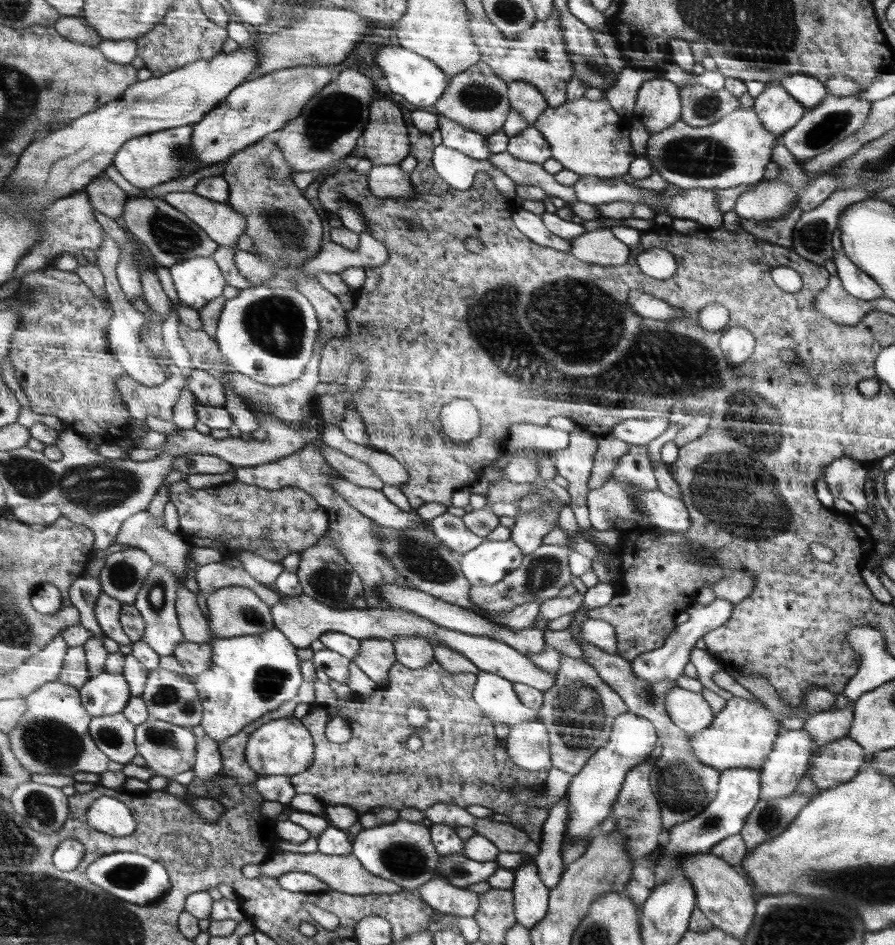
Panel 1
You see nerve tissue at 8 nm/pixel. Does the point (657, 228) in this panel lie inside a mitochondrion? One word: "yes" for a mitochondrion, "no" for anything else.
no

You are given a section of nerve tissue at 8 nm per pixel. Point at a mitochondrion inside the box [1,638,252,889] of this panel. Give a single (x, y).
(54, 745)

